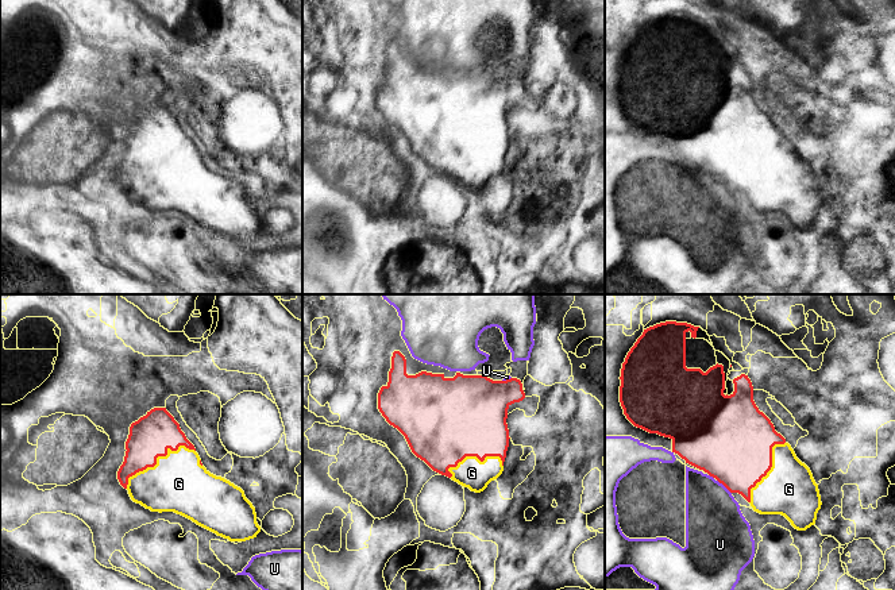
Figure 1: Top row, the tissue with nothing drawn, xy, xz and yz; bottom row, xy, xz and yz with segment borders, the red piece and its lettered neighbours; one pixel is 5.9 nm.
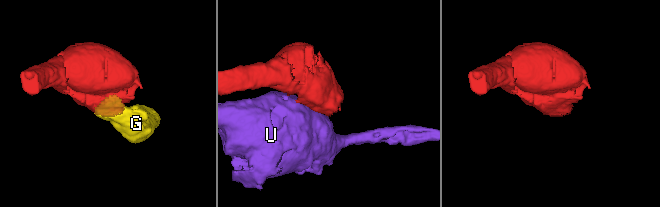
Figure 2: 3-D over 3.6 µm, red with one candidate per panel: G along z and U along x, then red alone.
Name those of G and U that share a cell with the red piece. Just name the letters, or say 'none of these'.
G

